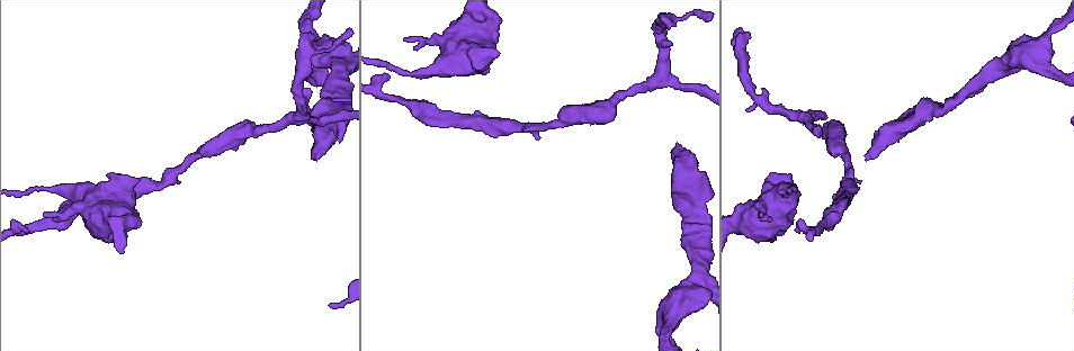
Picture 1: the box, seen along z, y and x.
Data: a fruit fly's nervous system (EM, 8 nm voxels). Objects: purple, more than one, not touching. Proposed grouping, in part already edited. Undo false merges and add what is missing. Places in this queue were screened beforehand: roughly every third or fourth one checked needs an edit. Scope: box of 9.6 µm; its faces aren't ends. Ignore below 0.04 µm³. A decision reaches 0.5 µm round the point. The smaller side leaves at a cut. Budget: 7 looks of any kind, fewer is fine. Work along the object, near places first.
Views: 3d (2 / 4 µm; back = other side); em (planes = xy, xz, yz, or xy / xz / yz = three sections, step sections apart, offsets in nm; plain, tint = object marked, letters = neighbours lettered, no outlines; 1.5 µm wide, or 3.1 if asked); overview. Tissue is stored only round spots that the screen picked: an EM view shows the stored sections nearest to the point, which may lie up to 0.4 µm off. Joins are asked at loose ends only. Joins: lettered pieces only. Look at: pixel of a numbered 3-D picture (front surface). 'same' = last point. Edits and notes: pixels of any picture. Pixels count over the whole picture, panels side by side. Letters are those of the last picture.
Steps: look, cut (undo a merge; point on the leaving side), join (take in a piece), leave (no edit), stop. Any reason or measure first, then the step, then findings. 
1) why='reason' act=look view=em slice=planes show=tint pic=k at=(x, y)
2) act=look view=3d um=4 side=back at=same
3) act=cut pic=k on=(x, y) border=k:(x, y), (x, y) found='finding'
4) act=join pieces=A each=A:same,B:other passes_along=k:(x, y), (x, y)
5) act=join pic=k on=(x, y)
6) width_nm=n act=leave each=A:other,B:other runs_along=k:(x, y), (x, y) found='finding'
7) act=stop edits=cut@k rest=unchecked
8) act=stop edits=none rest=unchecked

why='free end' act=look view=em slice=planes show=letters pic=1 at=(404, 41)

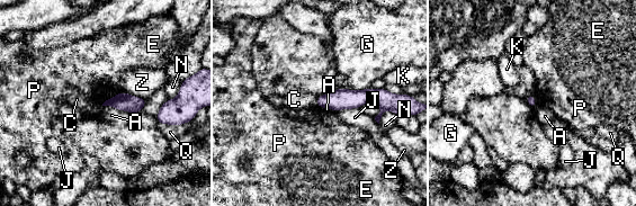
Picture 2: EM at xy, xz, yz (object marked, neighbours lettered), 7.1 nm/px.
act=leave each=A:other,C:other,E:other,G:other,J:other,K:other,N:other,P:other,Q:other,Z:other runs_along=2:(387, 99), (358, 97), (320, 102) found='no lettered piece goes on from it'

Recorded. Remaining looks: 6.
why='free end' act=look view=em slice=planes show=letters pic=1 at=(865, 159)

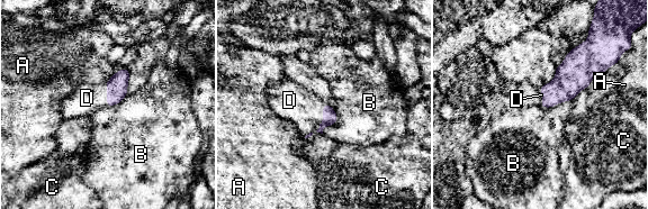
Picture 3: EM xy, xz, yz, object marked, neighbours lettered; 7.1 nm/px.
act=join pieces=D each=A:other,B:other,C:other,D:same passes_along=3:(330, 117), (323, 117), (294, 102) found='it goes on there'

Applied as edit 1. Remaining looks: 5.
act=stop edits=join@3 rest=unchecked

